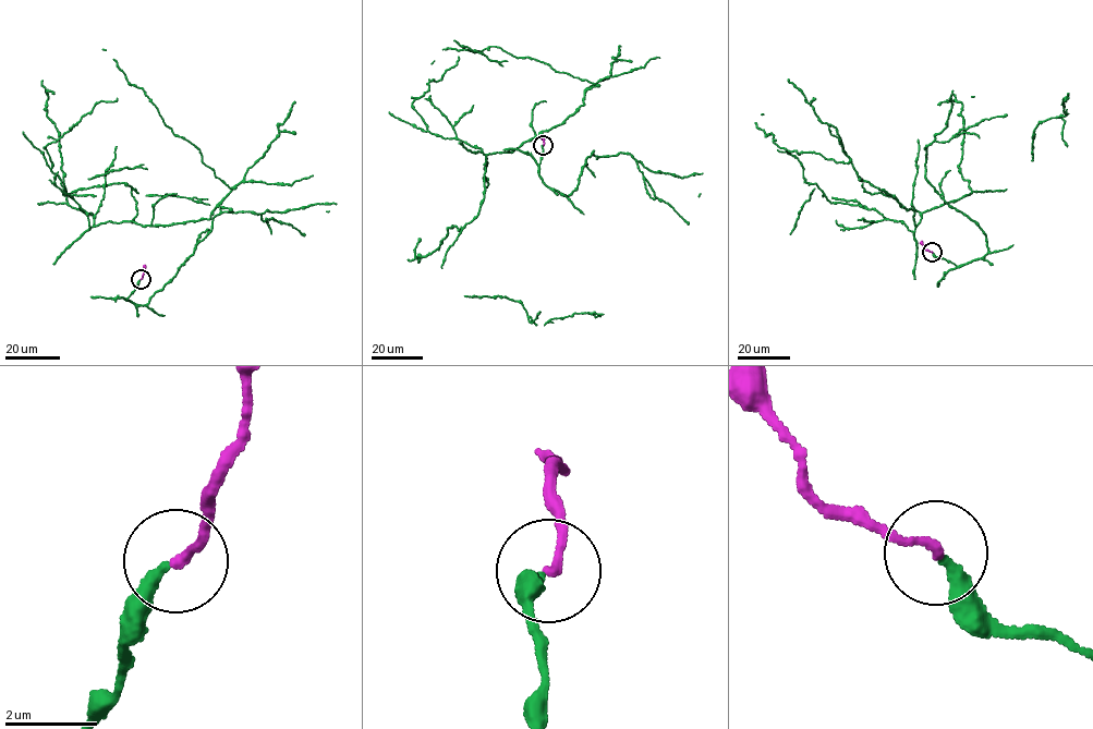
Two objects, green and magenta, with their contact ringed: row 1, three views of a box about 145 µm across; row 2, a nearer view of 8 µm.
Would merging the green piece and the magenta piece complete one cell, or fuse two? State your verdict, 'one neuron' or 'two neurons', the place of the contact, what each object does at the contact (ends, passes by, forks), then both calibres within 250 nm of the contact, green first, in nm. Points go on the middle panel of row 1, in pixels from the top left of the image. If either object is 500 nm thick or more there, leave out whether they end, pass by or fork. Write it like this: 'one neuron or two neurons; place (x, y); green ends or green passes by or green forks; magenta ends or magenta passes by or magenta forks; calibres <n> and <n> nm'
one neuron; place (543, 145); green ends; magenta ends; calibres 280 and 180 nm

